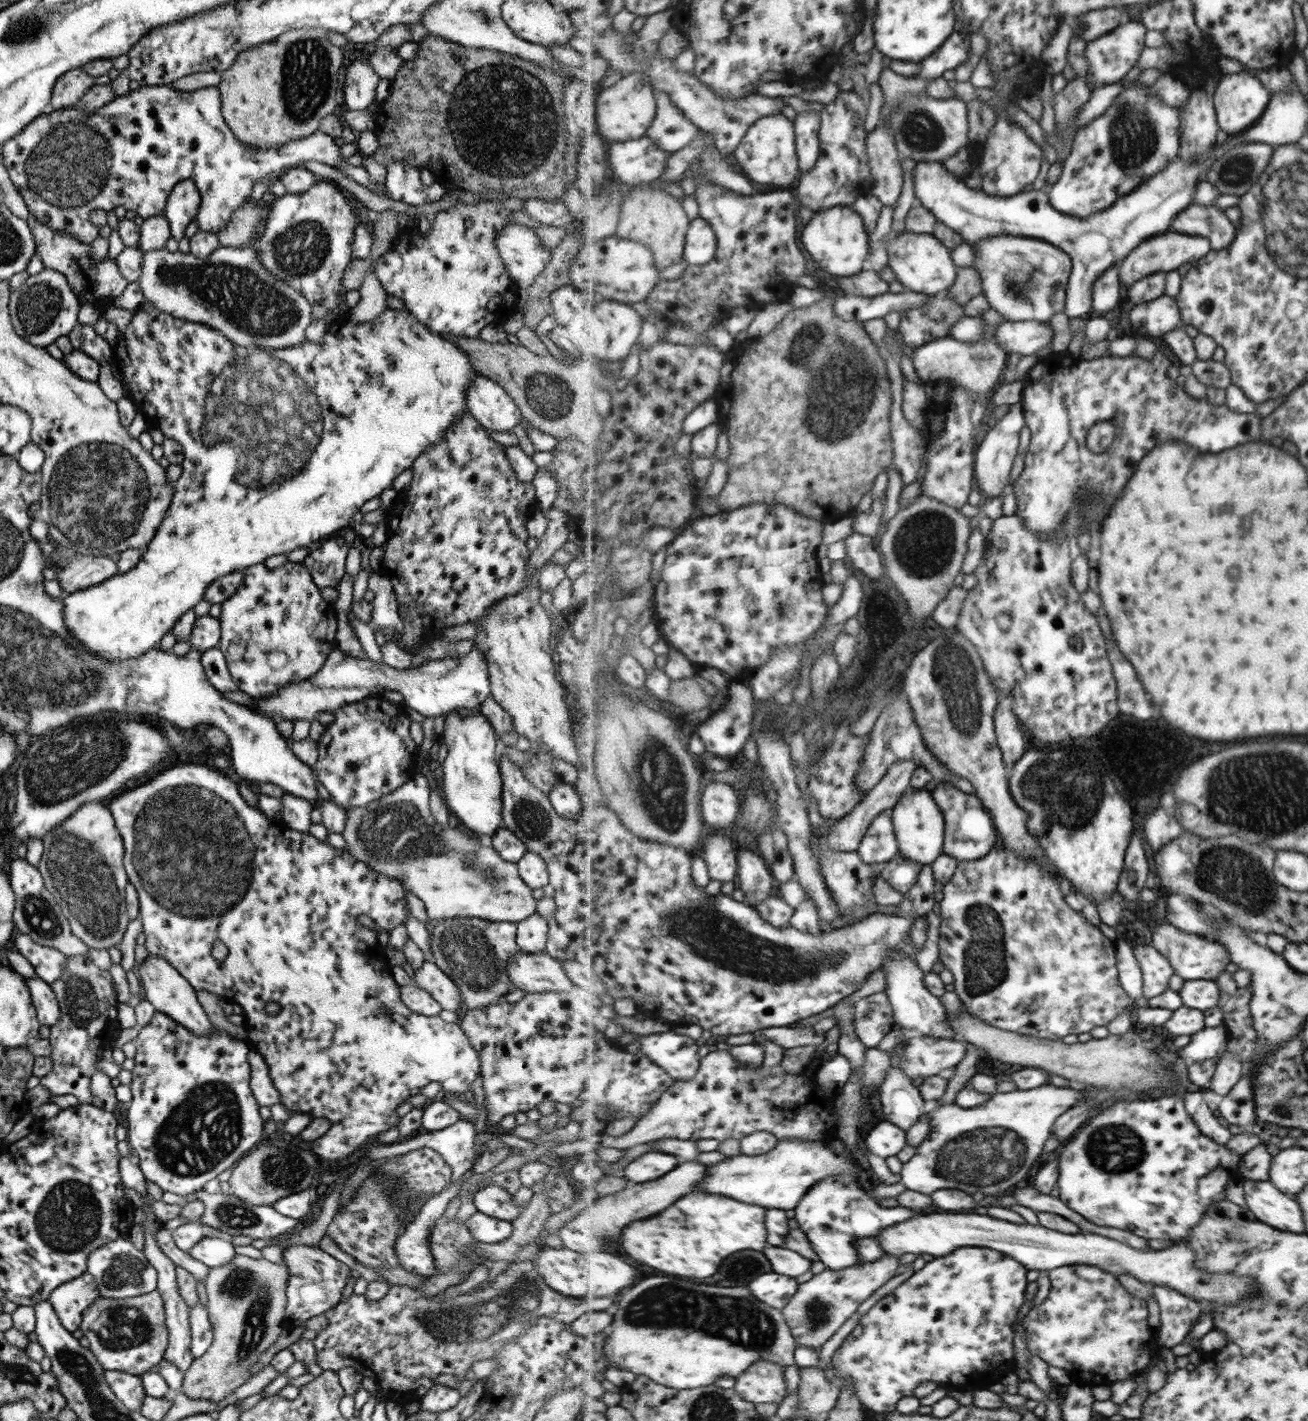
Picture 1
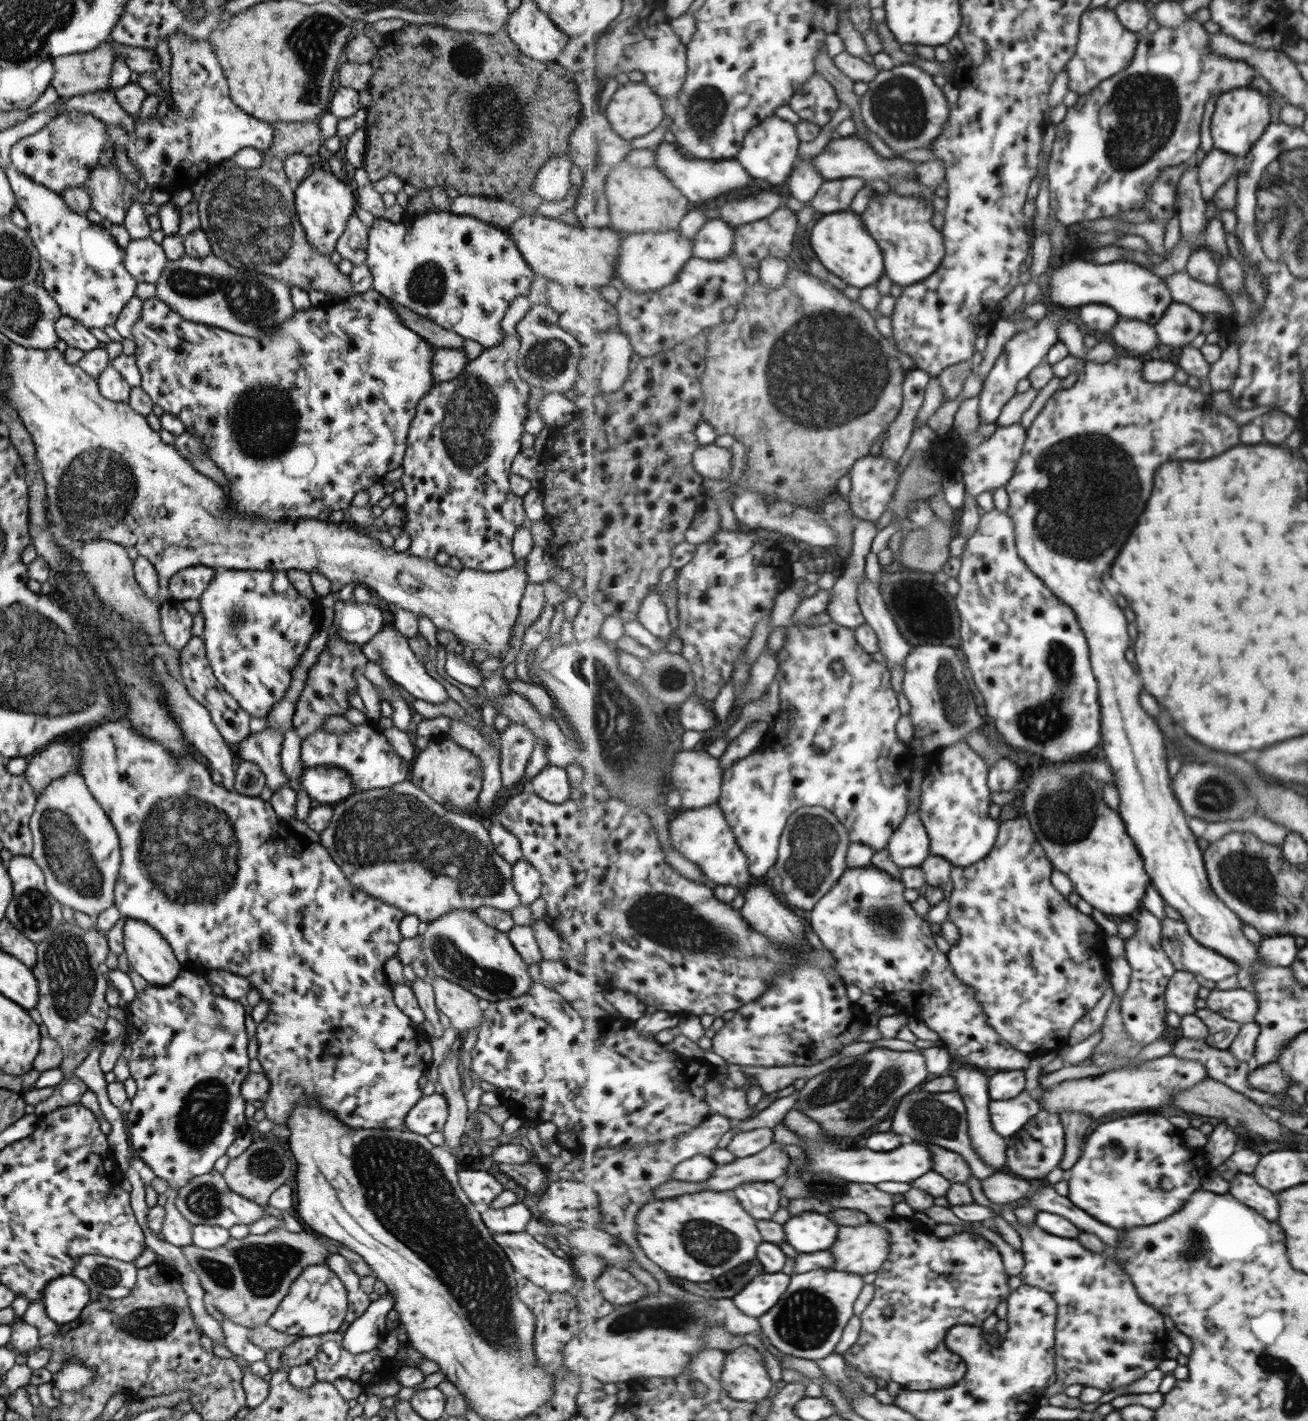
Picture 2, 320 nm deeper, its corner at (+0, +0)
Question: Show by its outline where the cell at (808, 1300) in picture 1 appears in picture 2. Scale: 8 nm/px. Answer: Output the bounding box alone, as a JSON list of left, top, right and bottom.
[759,1268,863,1361]

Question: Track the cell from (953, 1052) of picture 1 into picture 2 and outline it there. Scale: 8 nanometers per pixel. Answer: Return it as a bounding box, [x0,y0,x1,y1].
[795,1047,931,1136]

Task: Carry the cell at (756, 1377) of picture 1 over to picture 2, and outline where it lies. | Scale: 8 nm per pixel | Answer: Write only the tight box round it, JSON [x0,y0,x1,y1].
[723,1344,773,1403]

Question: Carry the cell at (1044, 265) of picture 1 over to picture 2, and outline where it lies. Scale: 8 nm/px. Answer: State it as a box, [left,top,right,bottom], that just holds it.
[1046,259,1174,325]

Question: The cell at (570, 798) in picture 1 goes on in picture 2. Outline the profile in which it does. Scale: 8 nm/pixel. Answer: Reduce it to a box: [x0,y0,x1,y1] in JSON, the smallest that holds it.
[530,764,576,804]

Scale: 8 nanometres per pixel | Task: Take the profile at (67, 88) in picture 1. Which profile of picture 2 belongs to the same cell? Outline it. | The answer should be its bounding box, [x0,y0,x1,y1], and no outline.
[50,39,114,99]

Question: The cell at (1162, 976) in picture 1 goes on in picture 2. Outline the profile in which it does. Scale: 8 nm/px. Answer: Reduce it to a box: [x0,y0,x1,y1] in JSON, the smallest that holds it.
[1166,970,1200,1016]

